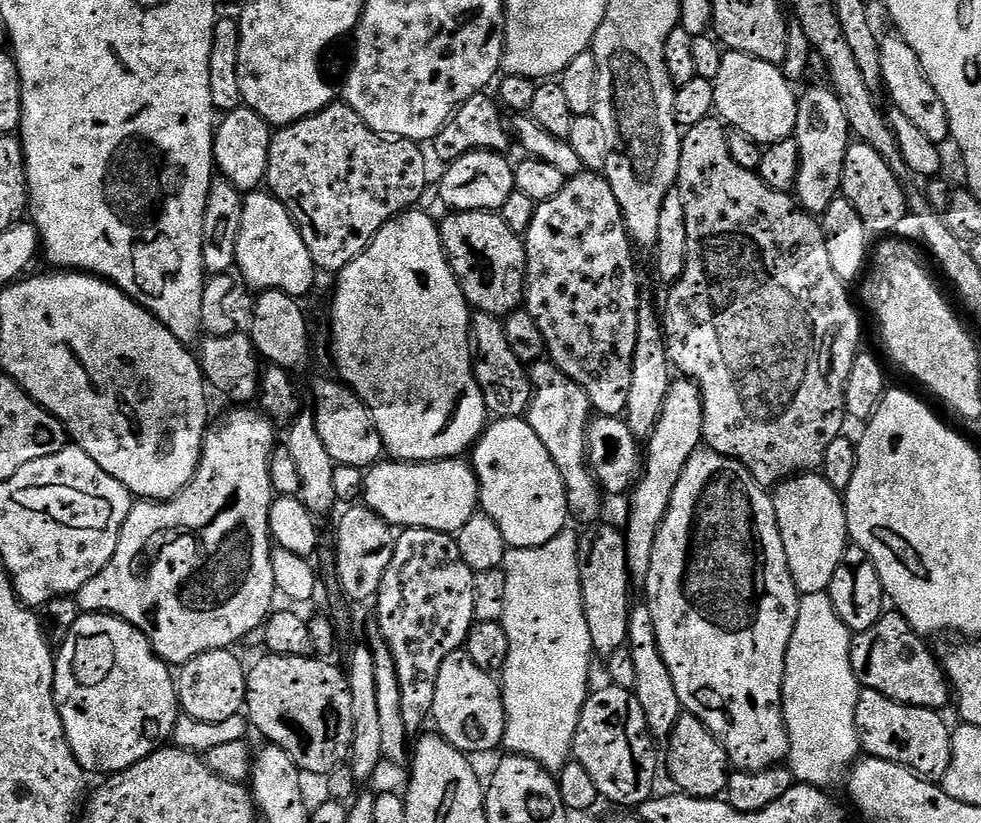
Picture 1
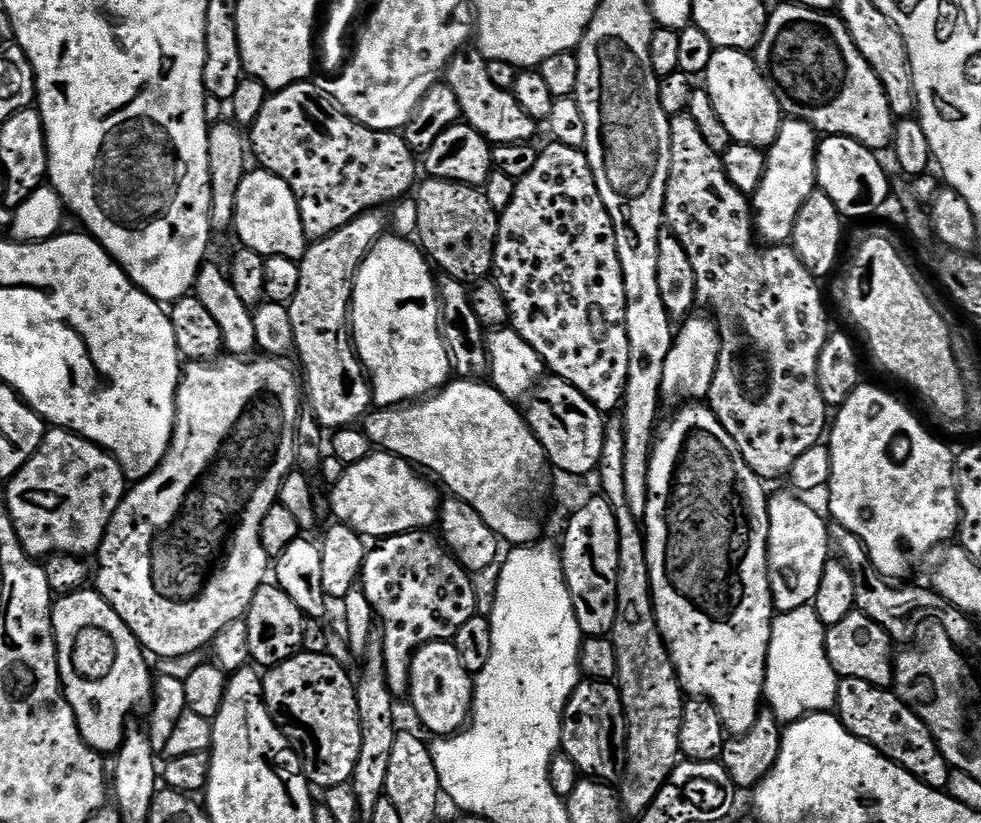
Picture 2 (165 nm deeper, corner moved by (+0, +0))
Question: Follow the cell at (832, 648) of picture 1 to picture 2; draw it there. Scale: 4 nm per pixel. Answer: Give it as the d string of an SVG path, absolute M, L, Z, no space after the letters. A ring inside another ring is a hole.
M812 606L782 612L773 619L768 665L764 675L764 700L780 722L791 722L810 712L826 712L836 707L836 691L840 680L826 654L825 631L826 625L820 621Z

